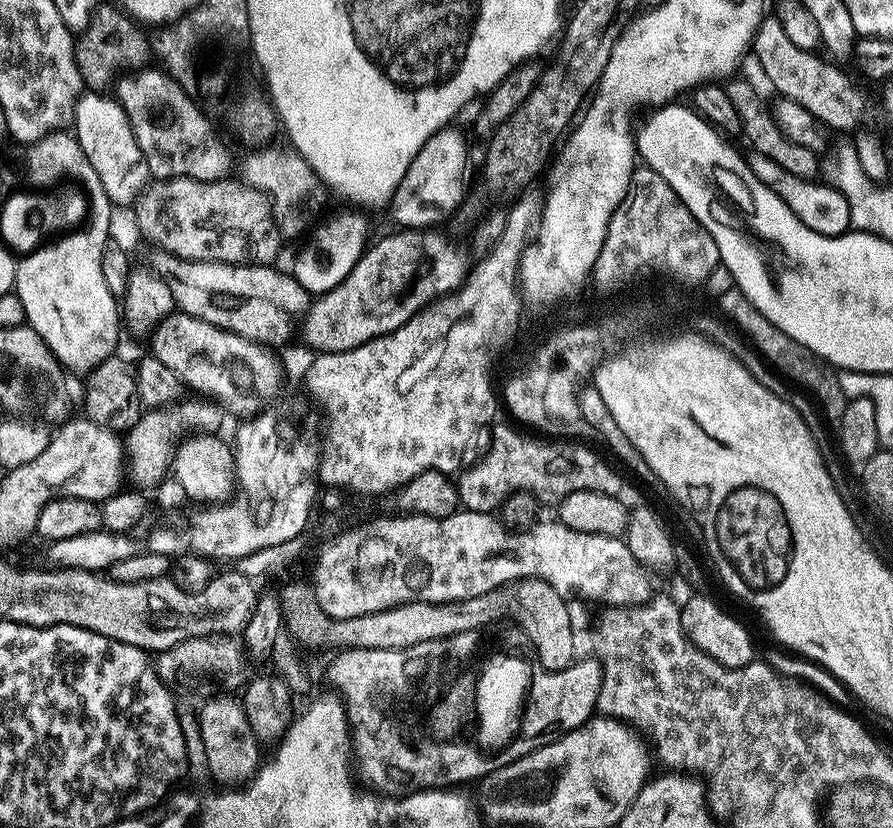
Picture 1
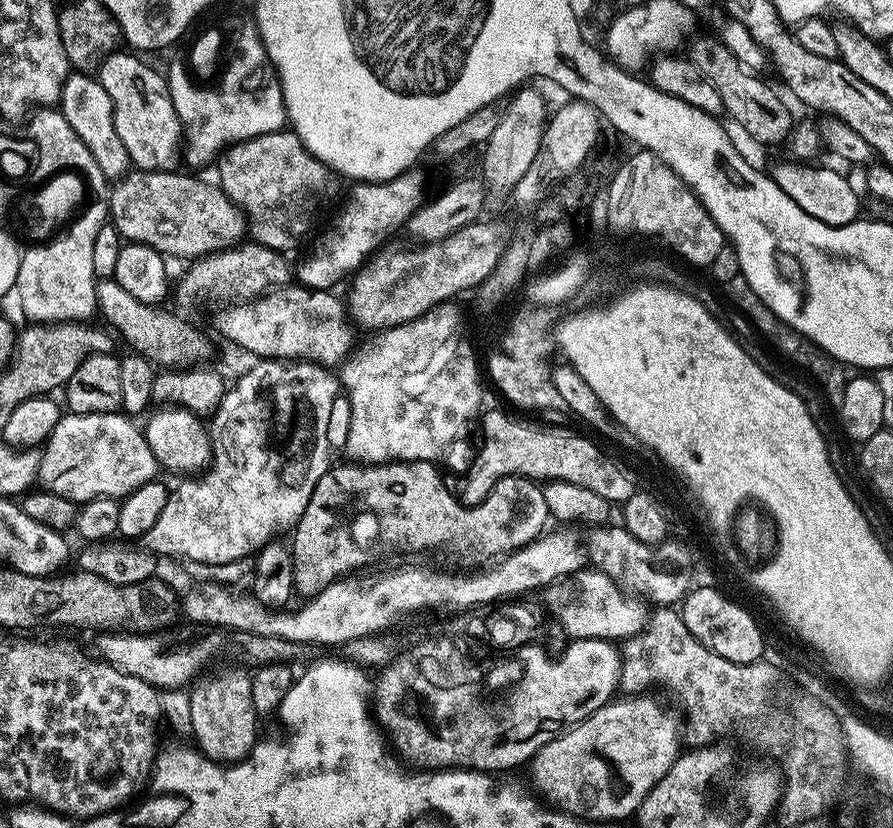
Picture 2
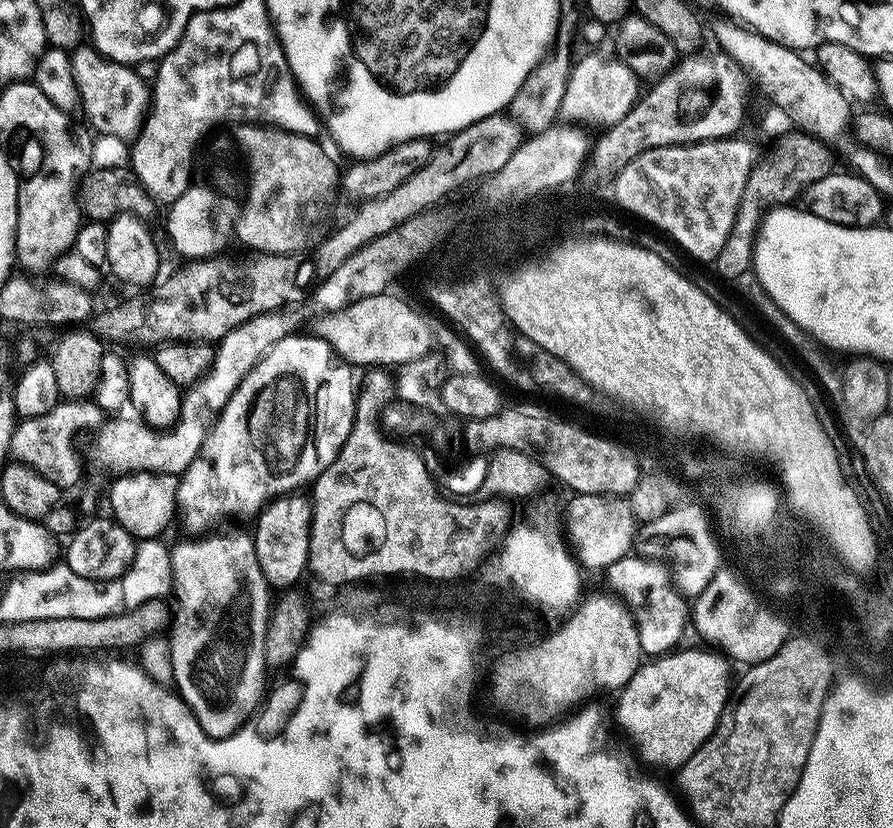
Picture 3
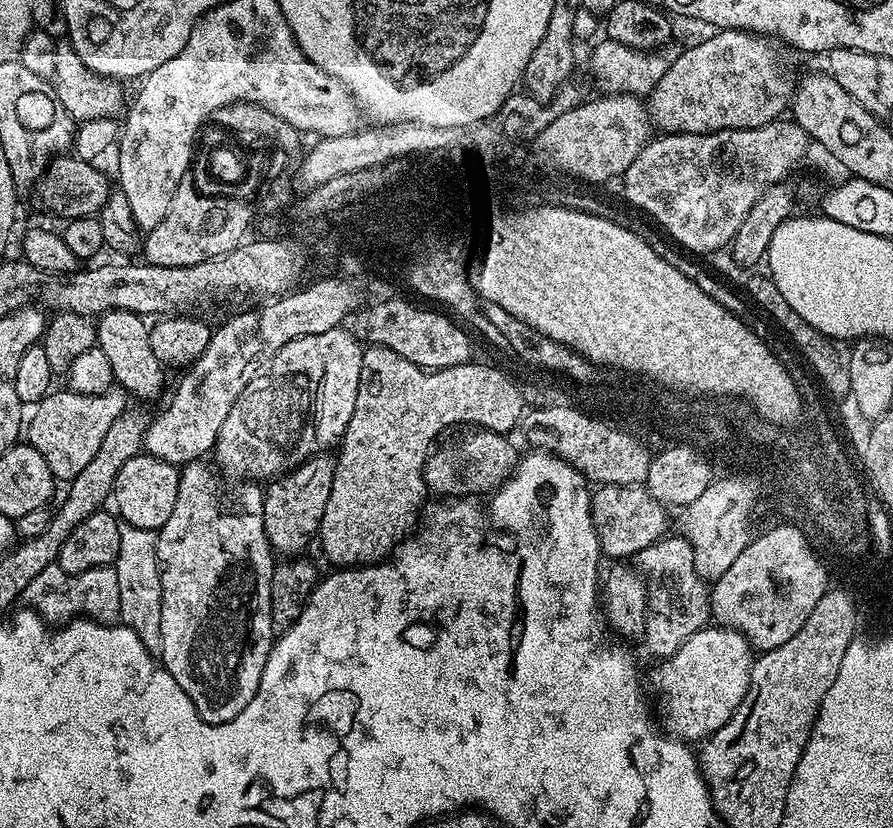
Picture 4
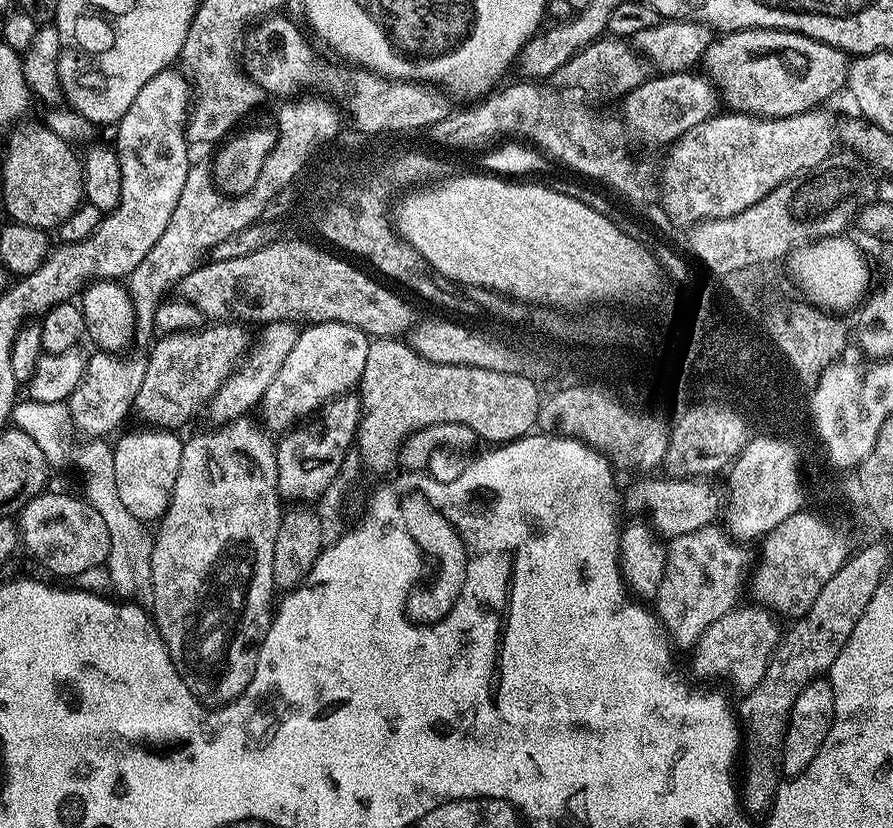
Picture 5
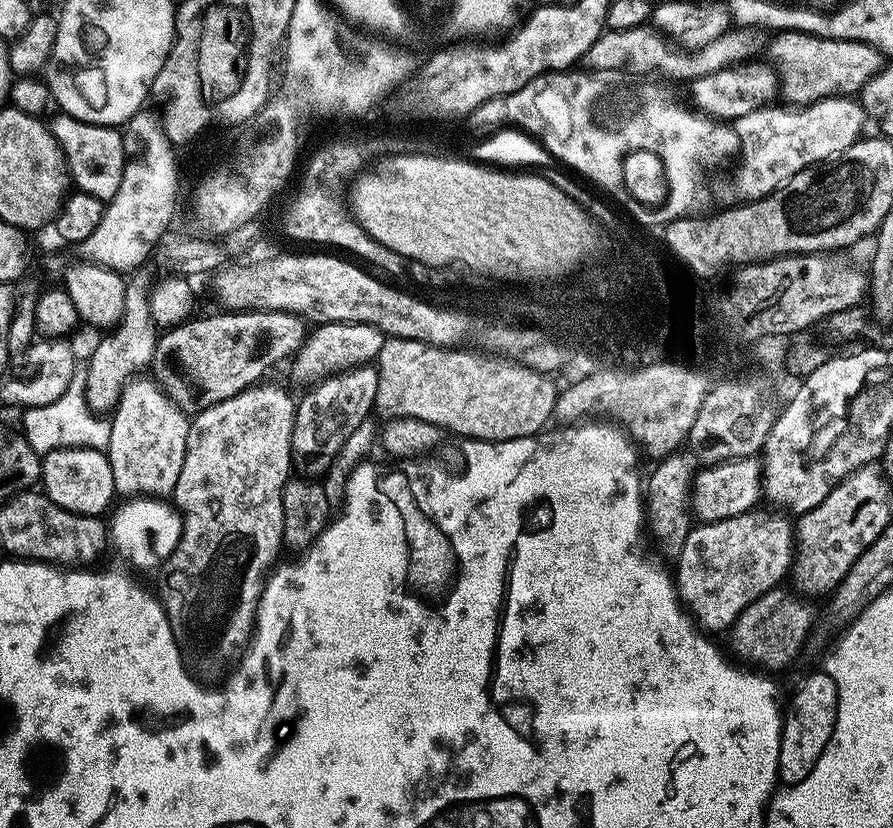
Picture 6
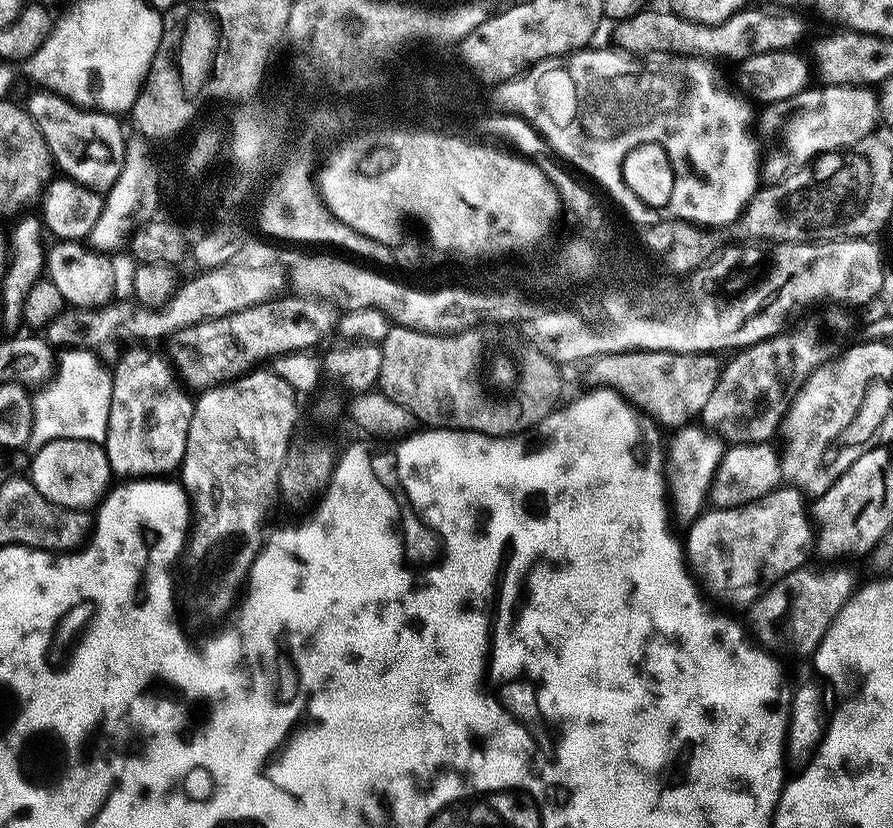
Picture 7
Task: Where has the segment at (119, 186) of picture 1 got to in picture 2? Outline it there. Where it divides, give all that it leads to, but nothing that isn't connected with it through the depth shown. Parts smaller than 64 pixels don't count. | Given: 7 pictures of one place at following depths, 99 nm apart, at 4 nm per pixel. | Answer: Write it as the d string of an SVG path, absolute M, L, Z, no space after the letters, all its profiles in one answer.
M78 71L69 74L64 83L64 93L60 96L58 110L66 118L66 122L74 126L74 134L78 134L78 138L82 138L86 146L90 146L90 154L94 154L104 173L124 174L129 171L128 151L126 146L122 146L122 138L118 138L114 130L110 94L106 94L95 75Z

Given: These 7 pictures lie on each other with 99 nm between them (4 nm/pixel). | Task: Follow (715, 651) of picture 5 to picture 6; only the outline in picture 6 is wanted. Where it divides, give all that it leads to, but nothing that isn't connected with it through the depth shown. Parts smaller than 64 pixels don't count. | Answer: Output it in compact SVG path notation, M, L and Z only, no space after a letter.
M780 586L771 588L736 615L736 621L730 629L732 648L745 660L745 665L773 664L776 668L786 667L797 654L806 632L812 626L812 612L803 604L805 601L799 595L791 596L782 589Z

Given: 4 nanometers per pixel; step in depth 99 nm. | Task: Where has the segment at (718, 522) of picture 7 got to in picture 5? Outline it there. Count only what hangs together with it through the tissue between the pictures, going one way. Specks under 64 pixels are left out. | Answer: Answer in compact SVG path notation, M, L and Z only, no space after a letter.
M720 526L694 530L667 541L666 570L662 574L662 586L654 601L654 612L669 641L677 649L695 648L698 638L706 626L710 626L710 622L718 622L722 614L737 607L740 583L746 580L742 549Z

